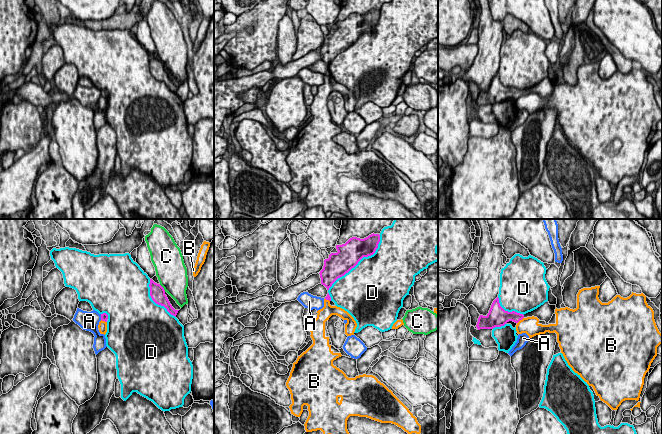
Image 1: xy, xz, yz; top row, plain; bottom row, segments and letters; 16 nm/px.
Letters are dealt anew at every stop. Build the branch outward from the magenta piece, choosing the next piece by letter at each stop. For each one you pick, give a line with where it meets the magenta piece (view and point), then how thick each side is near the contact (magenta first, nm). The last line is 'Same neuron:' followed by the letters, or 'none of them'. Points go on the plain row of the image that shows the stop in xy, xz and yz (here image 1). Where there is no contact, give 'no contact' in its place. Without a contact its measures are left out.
Same neuron: none of them

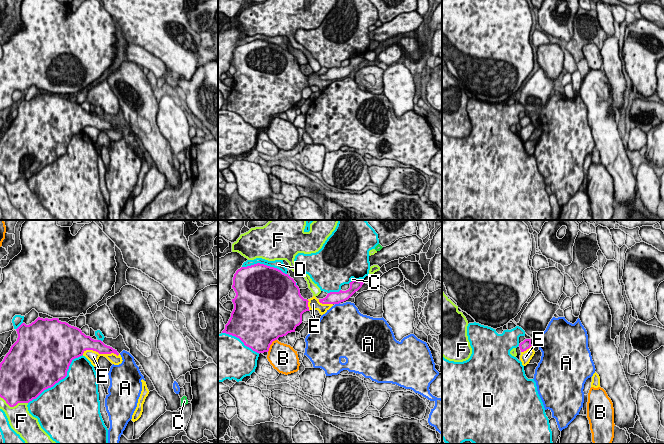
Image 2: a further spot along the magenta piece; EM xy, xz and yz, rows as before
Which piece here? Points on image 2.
Same neuron: none of them

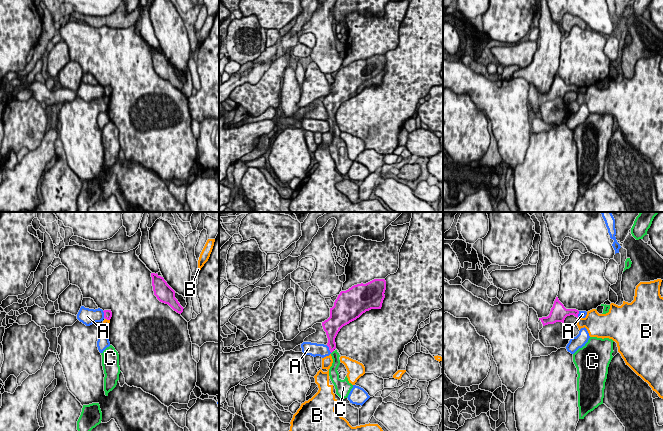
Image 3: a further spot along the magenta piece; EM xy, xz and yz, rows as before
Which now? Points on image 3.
C: meets magenta in xz at (332, 127); 140 nm thick on the magenta side, 130 nm on the other
Same neuron: C

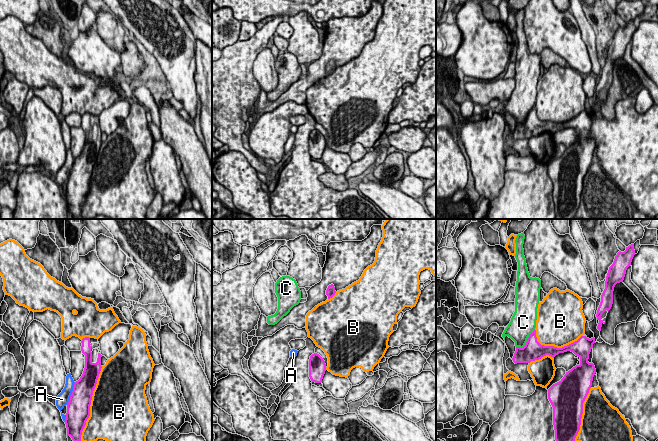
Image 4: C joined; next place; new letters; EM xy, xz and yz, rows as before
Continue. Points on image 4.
Same neuron: none of them

